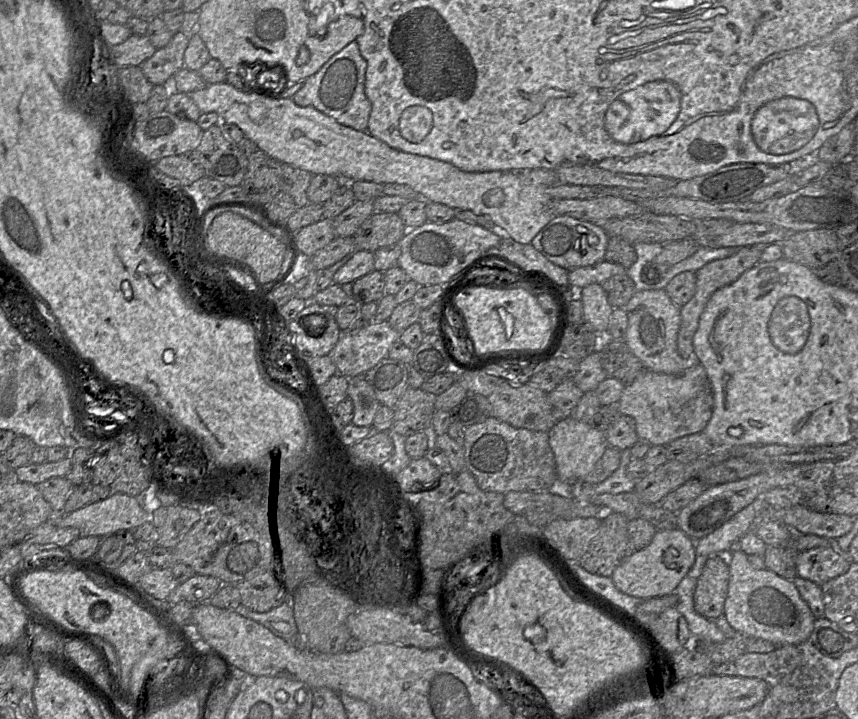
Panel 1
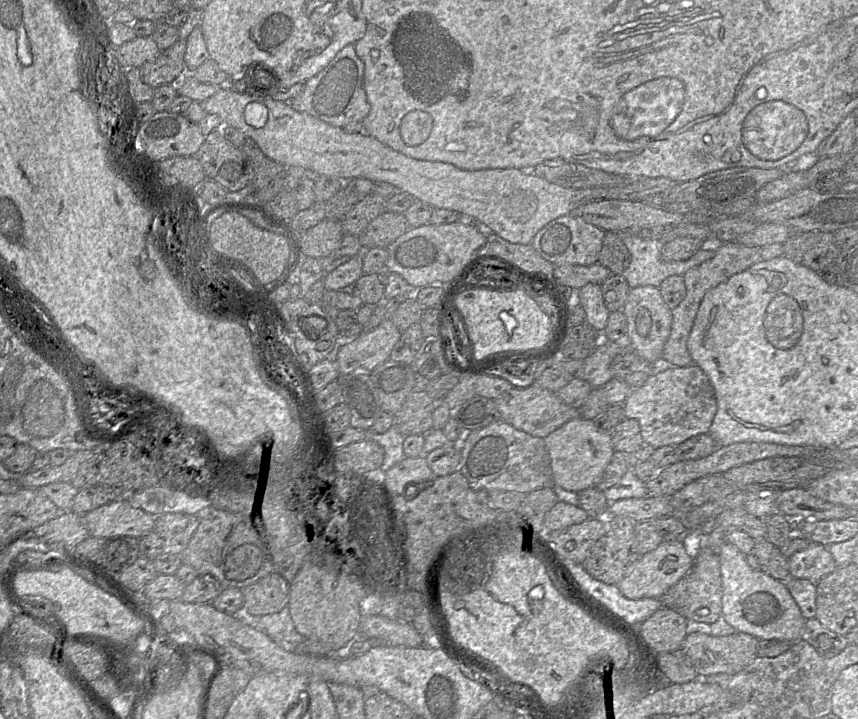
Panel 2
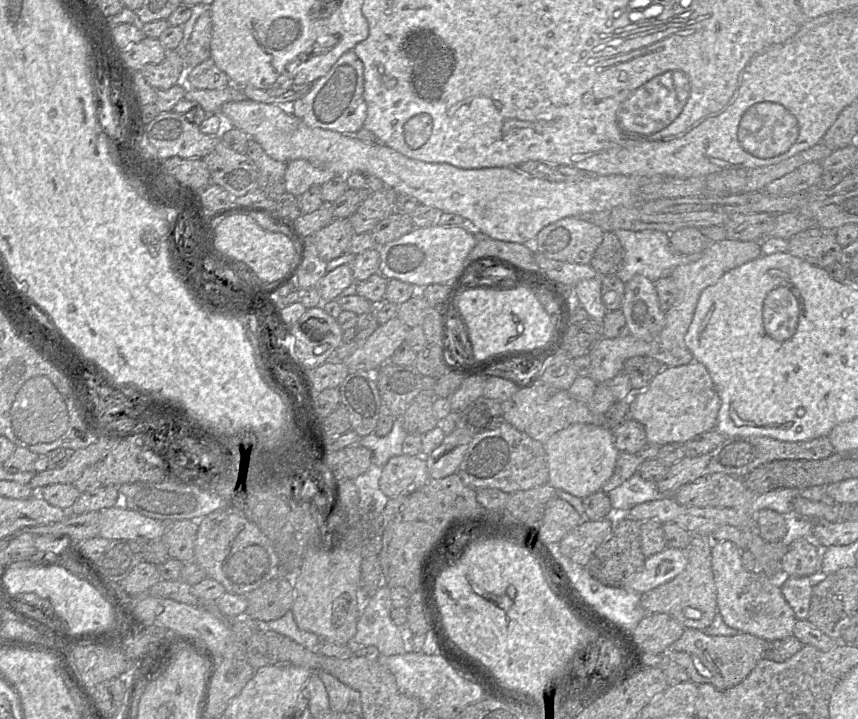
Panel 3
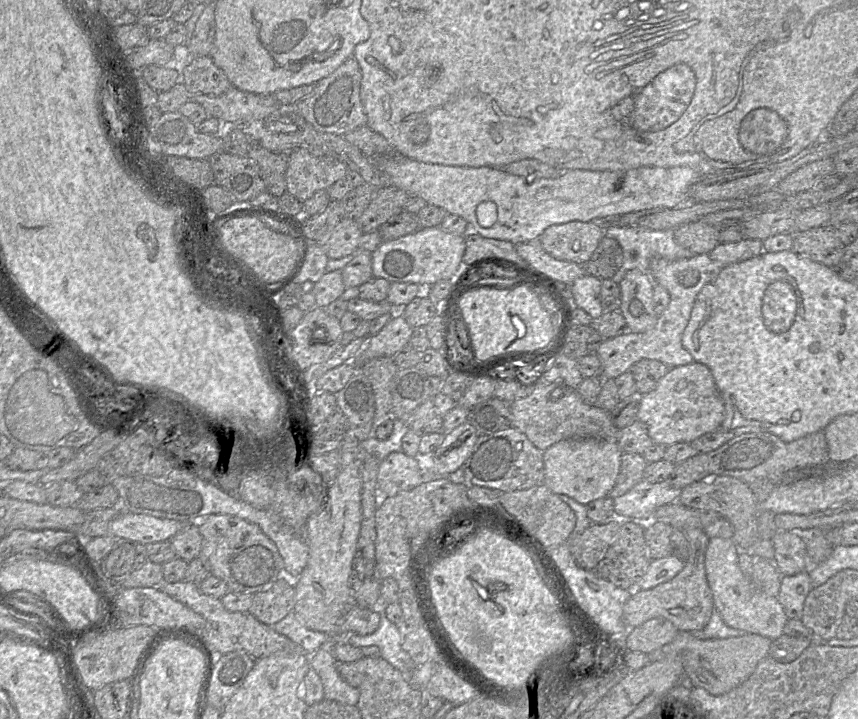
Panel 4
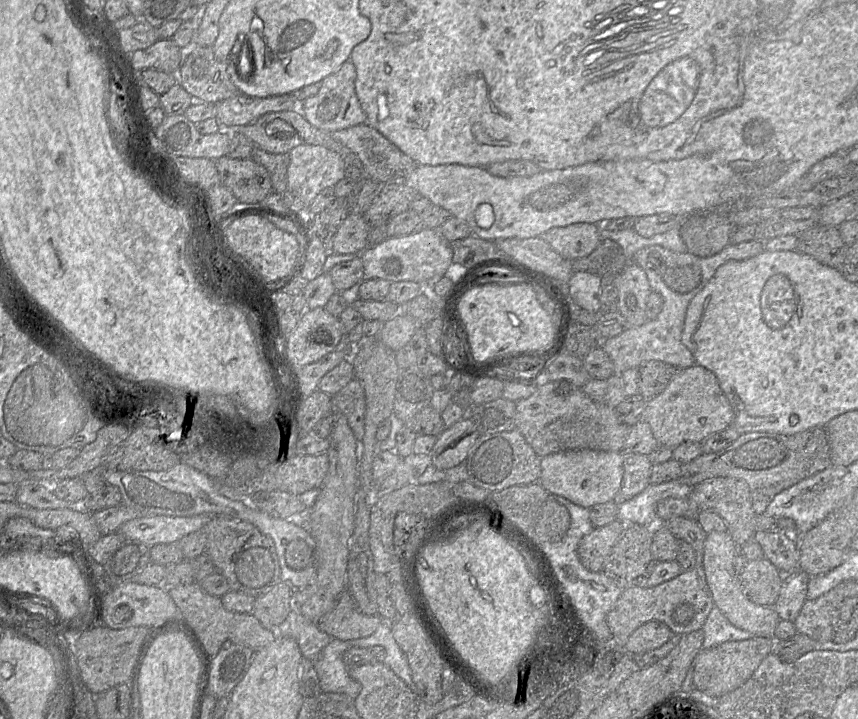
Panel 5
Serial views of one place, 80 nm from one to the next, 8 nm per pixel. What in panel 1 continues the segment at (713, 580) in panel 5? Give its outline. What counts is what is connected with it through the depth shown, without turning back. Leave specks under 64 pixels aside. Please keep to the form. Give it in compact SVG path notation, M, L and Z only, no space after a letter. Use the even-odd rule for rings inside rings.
M737 545L724 554L724 560L729 566L729 583L723 614L736 633L767 640L777 647L808 641L815 617L793 581L768 569L754 569Z

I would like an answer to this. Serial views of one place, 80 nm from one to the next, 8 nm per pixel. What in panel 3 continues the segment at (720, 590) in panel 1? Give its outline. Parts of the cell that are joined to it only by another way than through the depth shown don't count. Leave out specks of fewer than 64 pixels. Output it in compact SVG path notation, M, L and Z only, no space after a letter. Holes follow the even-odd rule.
M692 535L689 547L686 550L687 566L685 570L677 575L673 580L662 584L641 595L640 603L647 614L664 613L676 619L685 628L697 629L703 631L713 622L717 609L717 589L712 571L711 548L712 540L709 537Z

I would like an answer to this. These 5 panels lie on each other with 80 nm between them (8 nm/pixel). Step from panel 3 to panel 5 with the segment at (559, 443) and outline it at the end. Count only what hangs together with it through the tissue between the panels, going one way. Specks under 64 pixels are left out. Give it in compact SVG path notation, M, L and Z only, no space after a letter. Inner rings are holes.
M574 450L541 458L539 483L549 494L565 497L584 508L613 501L624 476L623 454L595 450Z

